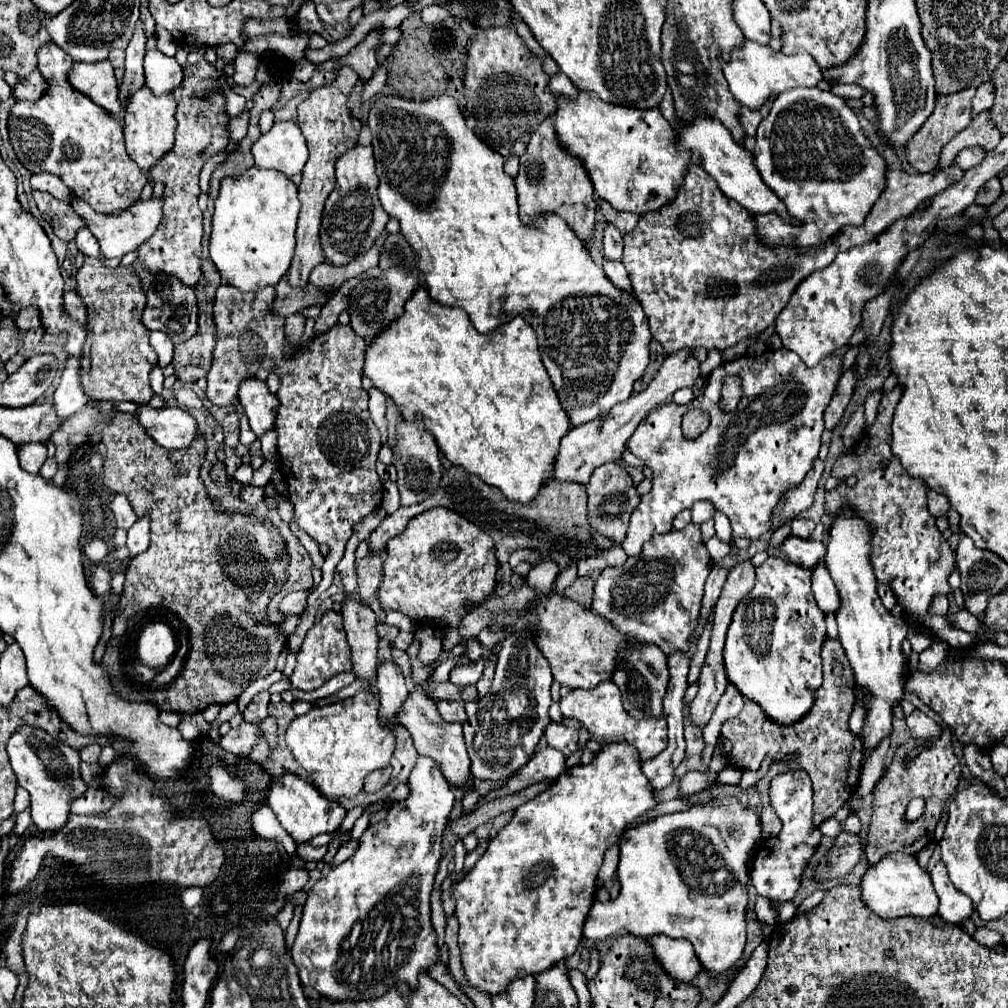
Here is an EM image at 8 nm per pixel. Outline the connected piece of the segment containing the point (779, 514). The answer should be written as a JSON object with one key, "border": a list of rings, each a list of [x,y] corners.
{"border":[[[815,460],[815,466],[803,478],[801,486],[791,486],[781,496],[781,502],[777,504],[777,510],[773,510],[773,522],[771,522],[771,530],[769,532],[775,532],[785,522],[793,520],[799,512],[807,510],[813,504],[813,496],[815,496],[815,490],[817,490],[821,474],[823,474],[823,460]]]}

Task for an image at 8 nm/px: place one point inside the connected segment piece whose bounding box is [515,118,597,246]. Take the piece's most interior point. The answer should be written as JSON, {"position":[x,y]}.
{"position":[549,181]}

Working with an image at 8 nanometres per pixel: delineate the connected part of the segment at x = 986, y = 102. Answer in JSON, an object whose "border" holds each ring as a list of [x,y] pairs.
{"border":[[[991,82],[981,84],[981,86],[977,88],[975,98],[973,98],[973,116],[979,114],[981,110],[991,108],[991,106],[993,106],[993,98],[995,98],[995,94],[993,94],[993,84],[991,84]]]}

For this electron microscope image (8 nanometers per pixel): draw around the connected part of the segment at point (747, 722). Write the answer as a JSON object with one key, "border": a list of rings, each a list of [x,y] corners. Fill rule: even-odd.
{"border":[[[825,636],[821,648],[821,659],[823,668],[823,684],[821,688],[817,690],[817,698],[809,710],[809,714],[805,714],[805,718],[801,718],[801,722],[793,722],[793,726],[777,726],[777,722],[769,722],[769,718],[765,718],[765,712],[761,710],[761,706],[745,700],[745,706],[741,710],[741,714],[737,718],[731,718],[729,722],[725,722],[725,726],[721,728],[721,738],[729,740],[733,746],[731,746],[731,754],[729,754],[729,760],[731,764],[737,768],[737,770],[751,770],[751,772],[757,772],[761,768],[761,762],[765,756],[771,756],[773,762],[767,770],[767,774],[757,780],[755,788],[757,788],[757,796],[761,798],[761,806],[763,806],[763,816],[761,816],[761,832],[763,832],[763,838],[775,838],[779,832],[781,832],[781,820],[775,816],[775,812],[769,808],[769,800],[767,800],[767,784],[769,780],[773,778],[773,774],[779,774],[783,770],[789,770],[789,768],[803,768],[809,776],[811,776],[811,782],[813,782],[813,826],[819,826],[821,822],[825,822],[827,818],[835,816],[835,812],[845,804],[849,802],[849,798],[855,794],[857,790],[857,784],[859,784],[859,776],[861,776],[861,760],[863,760],[863,750],[861,750],[861,736],[853,734],[849,730],[849,716],[851,716],[851,710],[855,706],[855,678],[853,678],[853,668],[849,666],[849,660],[845,658],[843,654],[845,650],[841,650],[841,642],[839,638],[829,638]],[[839,660],[843,664],[843,676],[835,676],[831,672],[831,664]],[[797,752],[797,758],[795,760],[789,760],[785,762],[783,758],[785,756],[791,756]]]}

